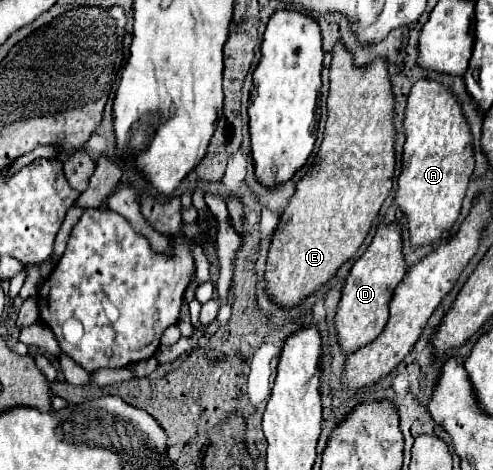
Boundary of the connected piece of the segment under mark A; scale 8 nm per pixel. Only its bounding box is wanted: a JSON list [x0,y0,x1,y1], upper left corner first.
[393,80,475,248]

